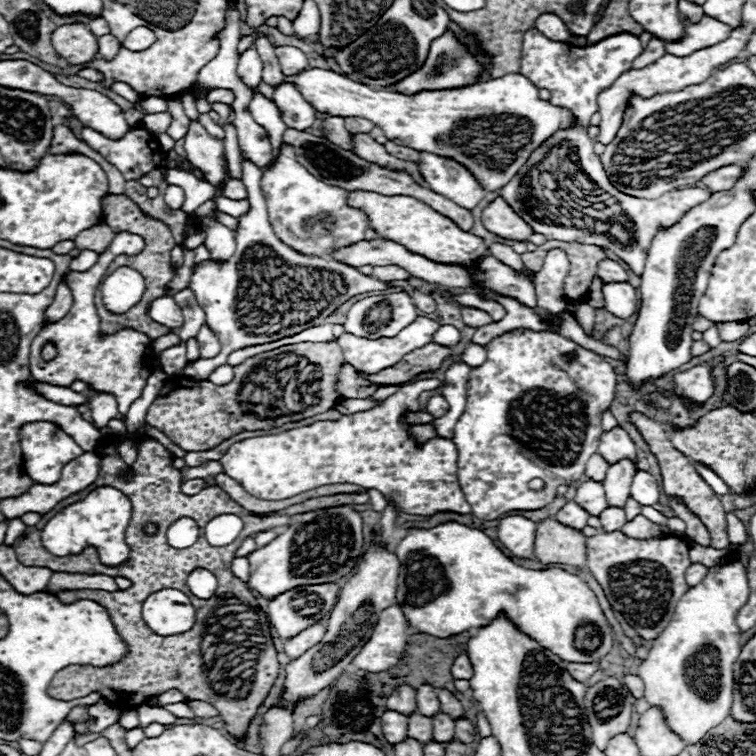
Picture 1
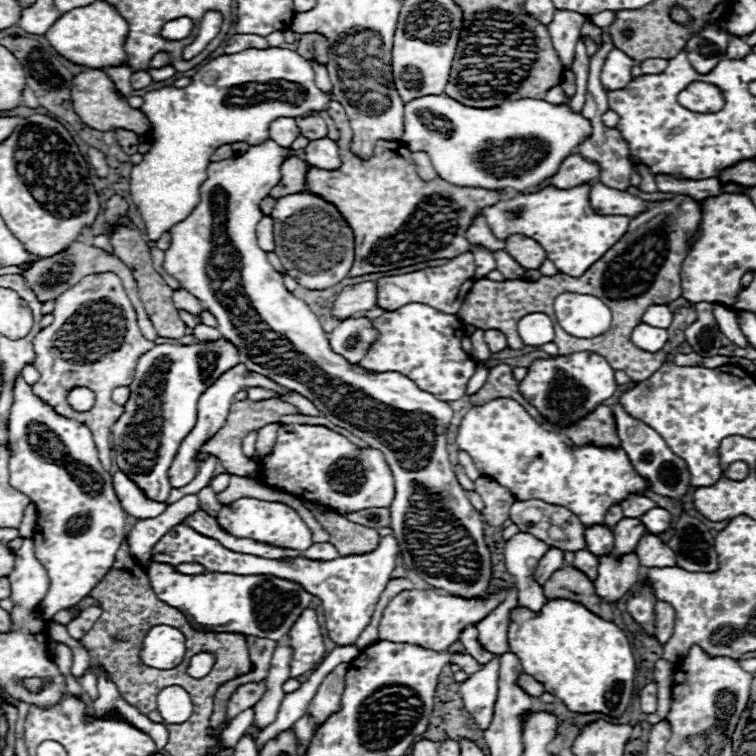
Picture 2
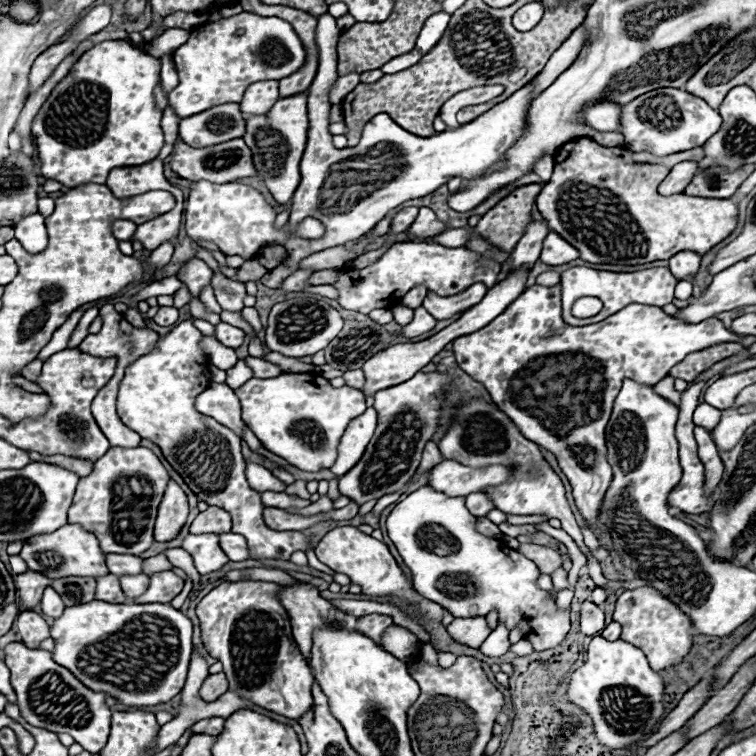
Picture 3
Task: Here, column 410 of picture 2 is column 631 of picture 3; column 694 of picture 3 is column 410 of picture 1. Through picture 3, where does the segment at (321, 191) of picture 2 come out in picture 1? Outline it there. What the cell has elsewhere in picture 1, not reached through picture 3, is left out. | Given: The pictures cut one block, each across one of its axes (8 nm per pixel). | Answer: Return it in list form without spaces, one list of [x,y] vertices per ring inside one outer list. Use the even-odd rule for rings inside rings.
[[[350,192],[350,206],[360,208],[368,218],[370,226],[382,238],[390,238],[412,254],[422,254],[432,262],[450,262],[460,266],[474,266],[478,258],[488,254],[488,248],[482,238],[474,236],[472,232],[464,232],[454,224],[450,218],[442,216],[440,212],[432,210],[428,204],[410,198],[410,196],[382,196],[376,192]]]

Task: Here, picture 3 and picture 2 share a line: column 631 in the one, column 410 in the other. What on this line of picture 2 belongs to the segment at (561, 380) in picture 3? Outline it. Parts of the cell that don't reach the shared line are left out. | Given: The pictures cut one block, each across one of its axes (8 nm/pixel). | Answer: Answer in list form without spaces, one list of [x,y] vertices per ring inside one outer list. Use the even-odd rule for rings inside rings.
[[[408,304],[374,318],[372,326],[378,330],[378,336],[376,342],[370,344],[366,356],[360,360],[364,370],[398,370],[414,380],[418,388],[446,402],[466,396],[466,386],[476,372],[476,364],[460,346],[464,324],[458,316],[438,312],[426,304]]]

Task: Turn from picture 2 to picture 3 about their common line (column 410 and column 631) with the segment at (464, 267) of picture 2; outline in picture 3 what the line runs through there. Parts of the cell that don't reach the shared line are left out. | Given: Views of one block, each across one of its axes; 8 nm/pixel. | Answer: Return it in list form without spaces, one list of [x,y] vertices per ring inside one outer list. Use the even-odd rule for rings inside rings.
[[[574,266],[574,268],[568,268],[566,272],[562,272],[562,282],[560,282],[562,316],[564,316],[564,322],[568,322],[568,324],[586,326],[586,324],[600,322],[602,318],[608,318],[610,314],[616,314],[618,310],[622,310],[628,304],[666,306],[674,300],[676,282],[678,280],[674,276],[670,278],[668,268],[648,268],[648,270],[640,270],[640,272],[608,272],[608,270],[594,270],[588,266]],[[582,296],[594,296],[594,298],[600,298],[604,302],[604,308],[600,310],[598,316],[582,320],[582,318],[574,318],[570,314],[572,304]]]

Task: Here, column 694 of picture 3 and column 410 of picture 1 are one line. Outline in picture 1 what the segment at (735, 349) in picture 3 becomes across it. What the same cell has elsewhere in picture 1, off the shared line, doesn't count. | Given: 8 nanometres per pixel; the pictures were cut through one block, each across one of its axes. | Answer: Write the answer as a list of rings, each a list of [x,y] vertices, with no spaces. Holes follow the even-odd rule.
[[[430,342],[430,344],[422,346],[420,350],[412,350],[398,364],[394,364],[390,368],[384,368],[376,374],[364,374],[364,372],[360,372],[360,374],[366,380],[380,384],[380,386],[382,384],[404,384],[420,372],[434,372],[444,362],[444,358],[448,358],[450,354],[452,354],[450,348]]]

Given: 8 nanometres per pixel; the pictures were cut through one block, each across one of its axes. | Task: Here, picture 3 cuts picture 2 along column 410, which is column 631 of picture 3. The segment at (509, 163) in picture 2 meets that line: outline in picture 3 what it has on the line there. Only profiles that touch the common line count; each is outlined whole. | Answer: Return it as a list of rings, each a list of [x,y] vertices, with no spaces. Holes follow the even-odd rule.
[[[659,88],[648,92],[648,94],[642,94],[638,98],[634,98],[632,102],[624,104],[622,106],[622,114],[620,114],[620,132],[624,134],[624,146],[632,152],[650,152],[654,156],[668,156],[668,154],[676,154],[676,152],[684,152],[684,150],[692,150],[692,148],[698,148],[702,146],[712,134],[716,134],[720,130],[720,124],[722,124],[722,118],[720,114],[710,108],[702,98],[682,90],[682,88]],[[654,96],[672,96],[672,102],[674,106],[678,108],[680,116],[674,114],[674,116],[668,116],[664,114],[664,120],[666,120],[666,126],[654,126],[646,120],[642,120],[638,116],[638,106],[644,104],[648,98],[654,98]],[[672,118],[676,120],[676,126],[672,126]],[[680,122],[680,124],[678,124]]]

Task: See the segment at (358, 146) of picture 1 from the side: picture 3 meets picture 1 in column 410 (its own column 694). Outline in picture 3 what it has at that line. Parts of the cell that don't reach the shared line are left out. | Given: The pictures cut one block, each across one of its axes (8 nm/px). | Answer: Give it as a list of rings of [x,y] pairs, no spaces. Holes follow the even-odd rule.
[[[680,162],[680,164],[676,164],[676,166],[670,170],[670,174],[666,176],[666,180],[658,186],[658,192],[660,192],[662,196],[682,194],[684,188],[688,186],[688,182],[692,182],[696,170],[698,170],[696,162]]]

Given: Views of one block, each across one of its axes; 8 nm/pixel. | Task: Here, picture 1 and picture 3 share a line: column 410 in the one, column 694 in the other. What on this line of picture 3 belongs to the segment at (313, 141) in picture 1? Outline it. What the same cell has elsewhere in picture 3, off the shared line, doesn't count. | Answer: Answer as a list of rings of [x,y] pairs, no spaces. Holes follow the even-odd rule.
[[[742,166],[742,170],[728,172],[726,168],[710,168],[696,172],[694,180],[686,186],[684,194],[700,198],[732,198],[738,186],[754,172],[754,166]]]

